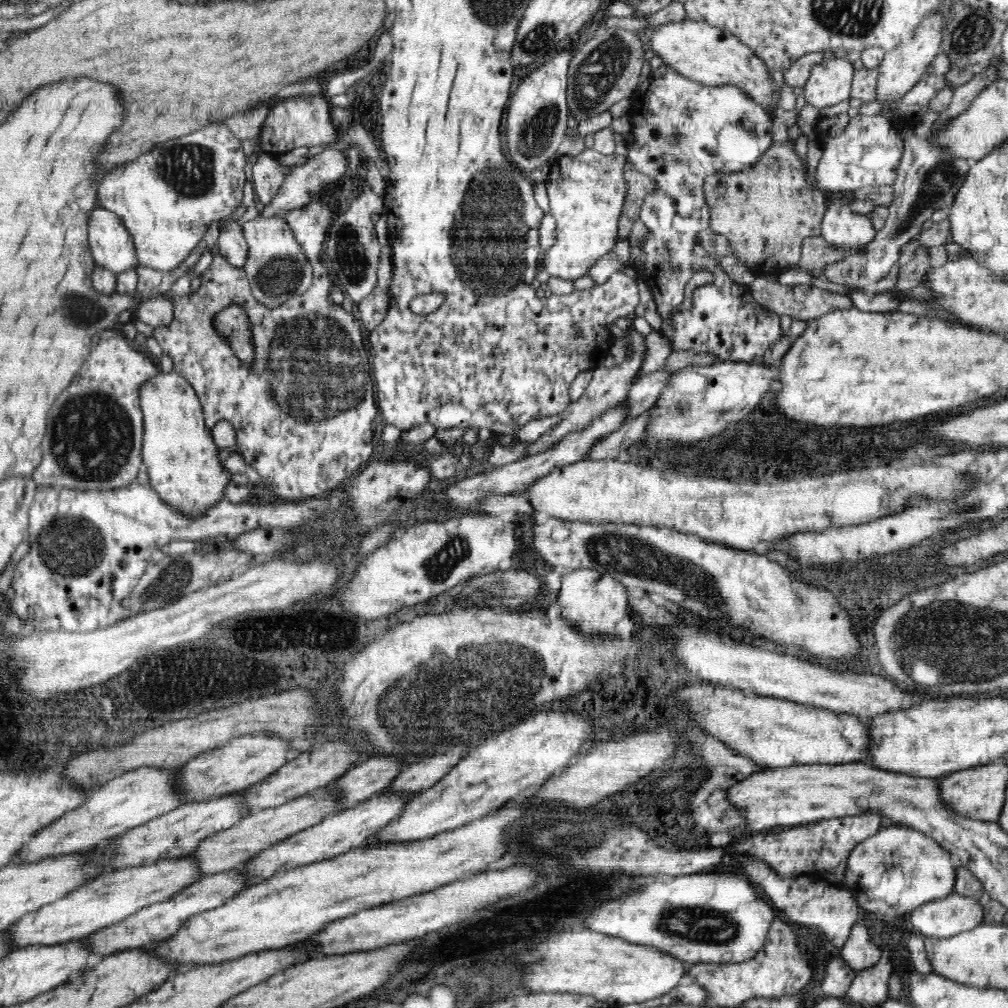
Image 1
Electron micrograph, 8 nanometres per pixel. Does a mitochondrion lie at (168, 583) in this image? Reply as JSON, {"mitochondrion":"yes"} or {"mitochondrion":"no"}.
{"mitochondrion":"yes"}

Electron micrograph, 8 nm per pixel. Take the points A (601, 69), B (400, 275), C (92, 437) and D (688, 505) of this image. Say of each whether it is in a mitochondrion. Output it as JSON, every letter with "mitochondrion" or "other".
{"A":"mitochondrion","B":"other","C":"mitochondrion","D":"other"}

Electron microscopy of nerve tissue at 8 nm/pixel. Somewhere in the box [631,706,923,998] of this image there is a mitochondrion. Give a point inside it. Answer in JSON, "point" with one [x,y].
{"point":[704,924]}

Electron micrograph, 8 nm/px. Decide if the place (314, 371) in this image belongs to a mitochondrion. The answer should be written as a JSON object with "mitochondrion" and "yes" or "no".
{"mitochondrion":"yes"}

